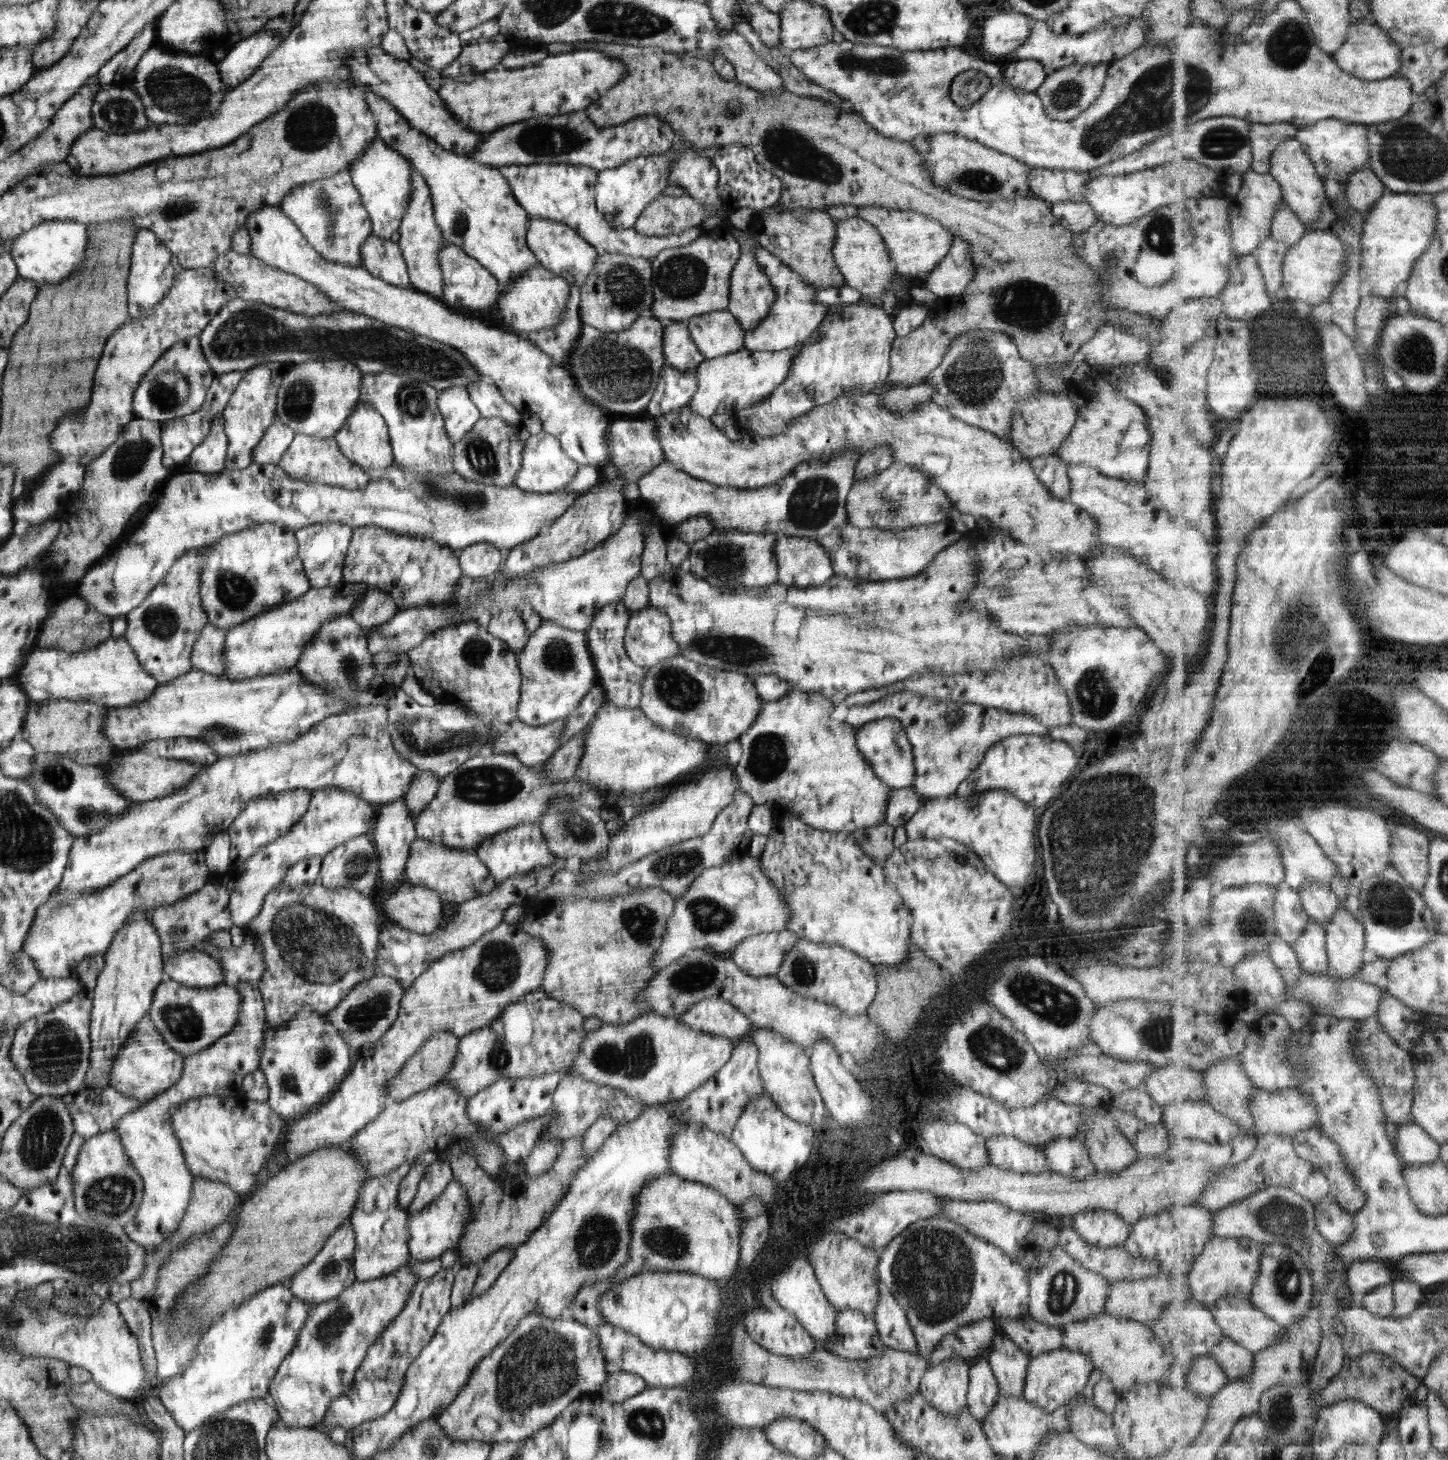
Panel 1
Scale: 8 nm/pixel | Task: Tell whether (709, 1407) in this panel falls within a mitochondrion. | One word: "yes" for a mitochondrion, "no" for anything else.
no

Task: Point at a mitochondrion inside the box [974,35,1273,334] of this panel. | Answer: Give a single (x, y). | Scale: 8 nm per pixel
(1159, 92)

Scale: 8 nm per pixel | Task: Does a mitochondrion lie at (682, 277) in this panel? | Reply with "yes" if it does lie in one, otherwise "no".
yes

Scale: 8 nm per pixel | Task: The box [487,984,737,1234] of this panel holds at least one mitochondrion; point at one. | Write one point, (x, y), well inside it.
(636, 1058)

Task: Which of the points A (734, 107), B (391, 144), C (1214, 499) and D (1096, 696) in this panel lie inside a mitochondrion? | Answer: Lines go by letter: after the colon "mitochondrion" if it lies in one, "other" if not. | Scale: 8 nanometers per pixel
A: mitochondrion
B: other
C: other
D: mitochondrion

